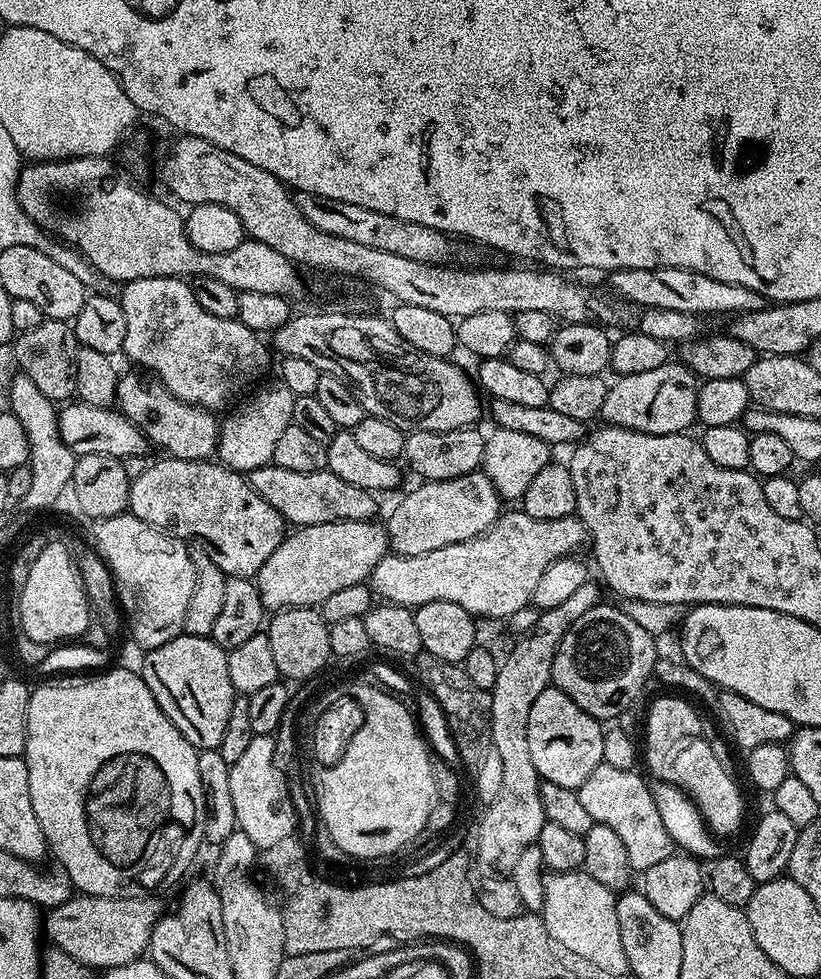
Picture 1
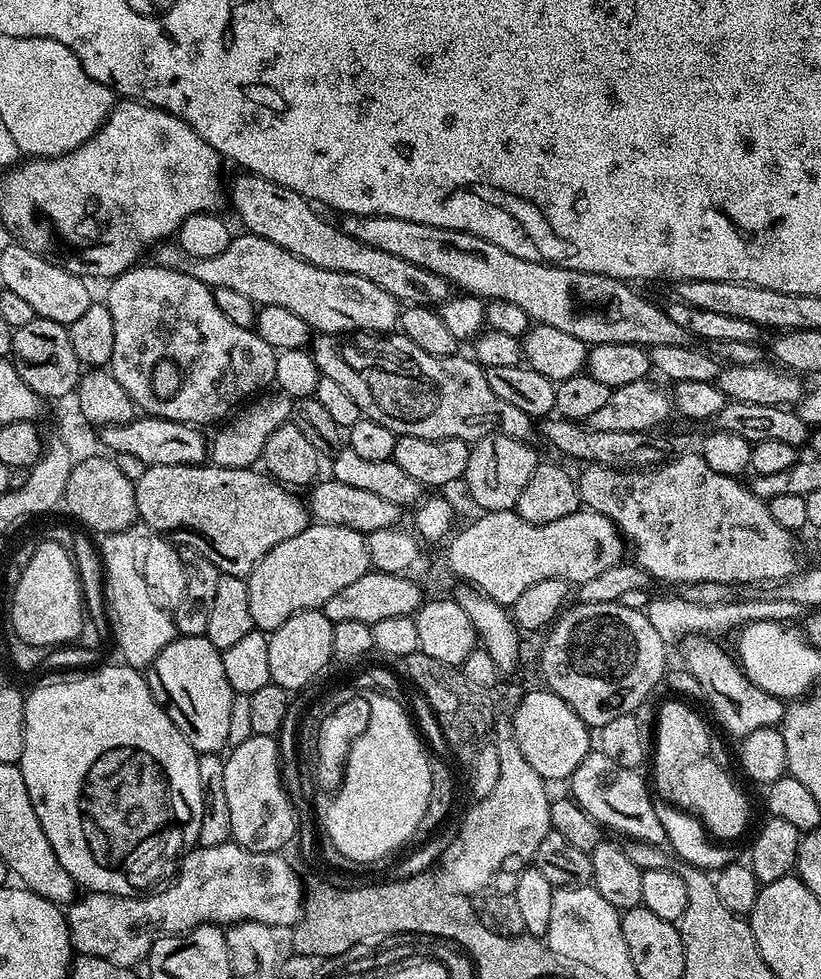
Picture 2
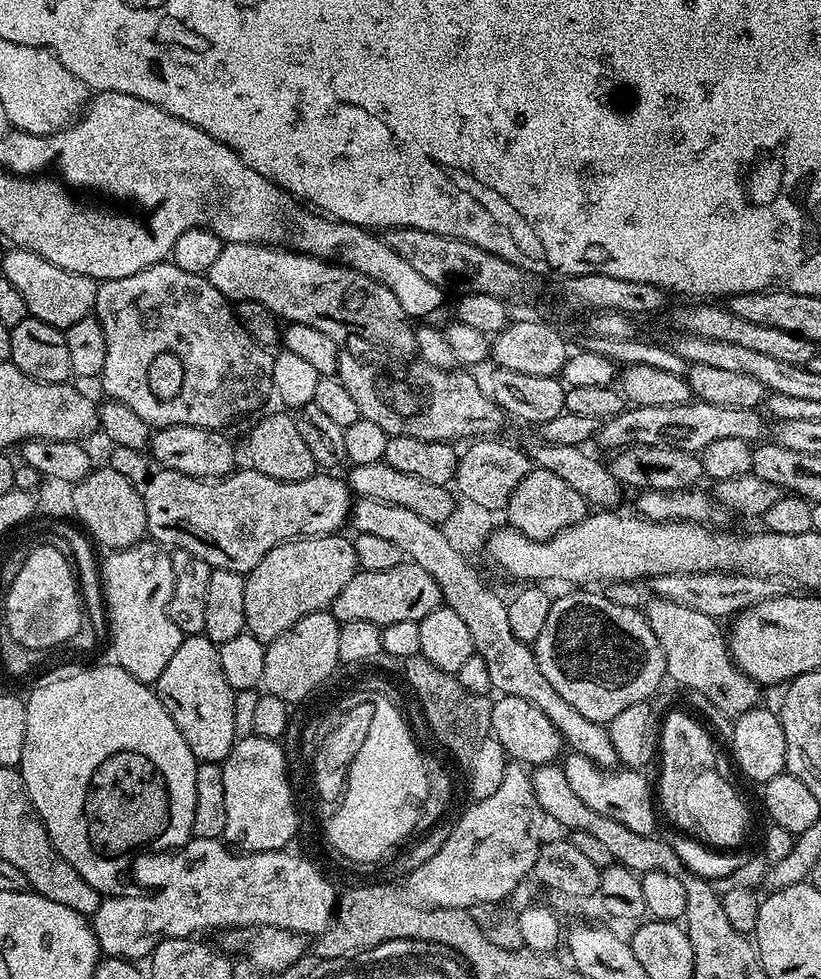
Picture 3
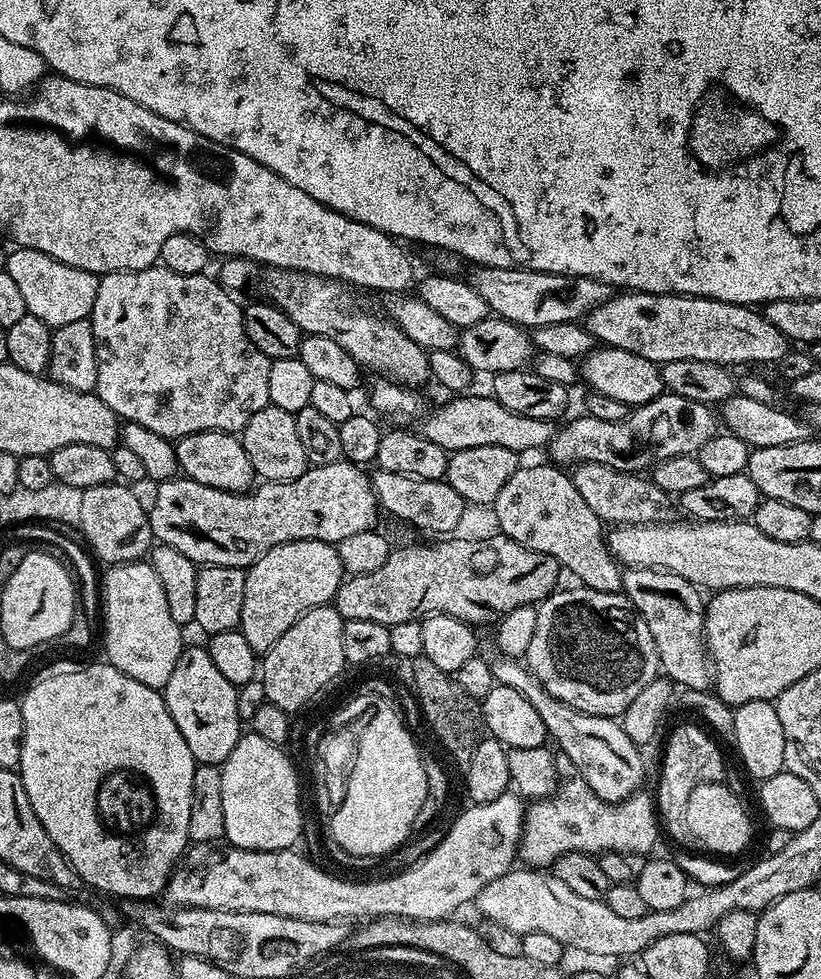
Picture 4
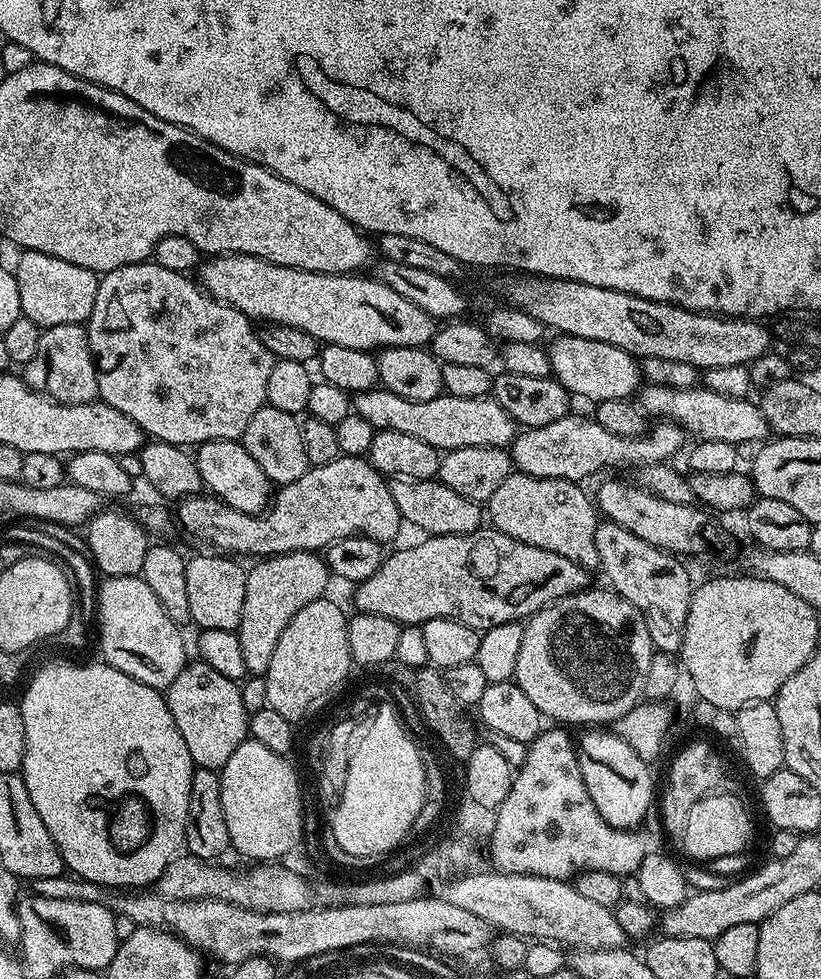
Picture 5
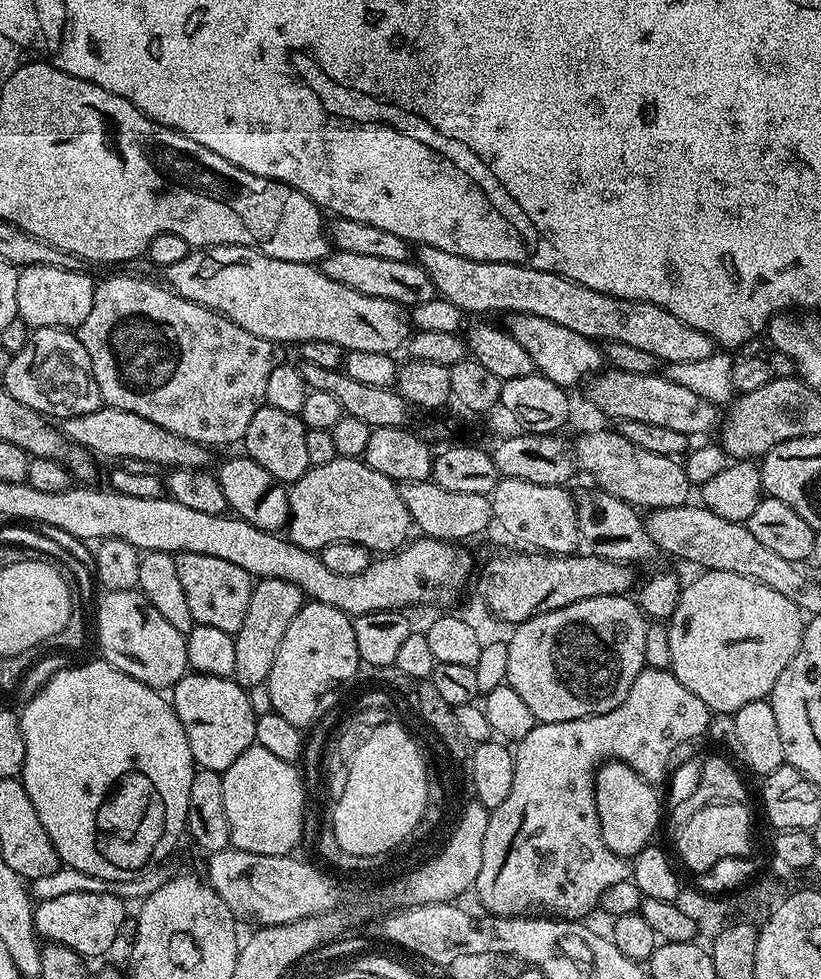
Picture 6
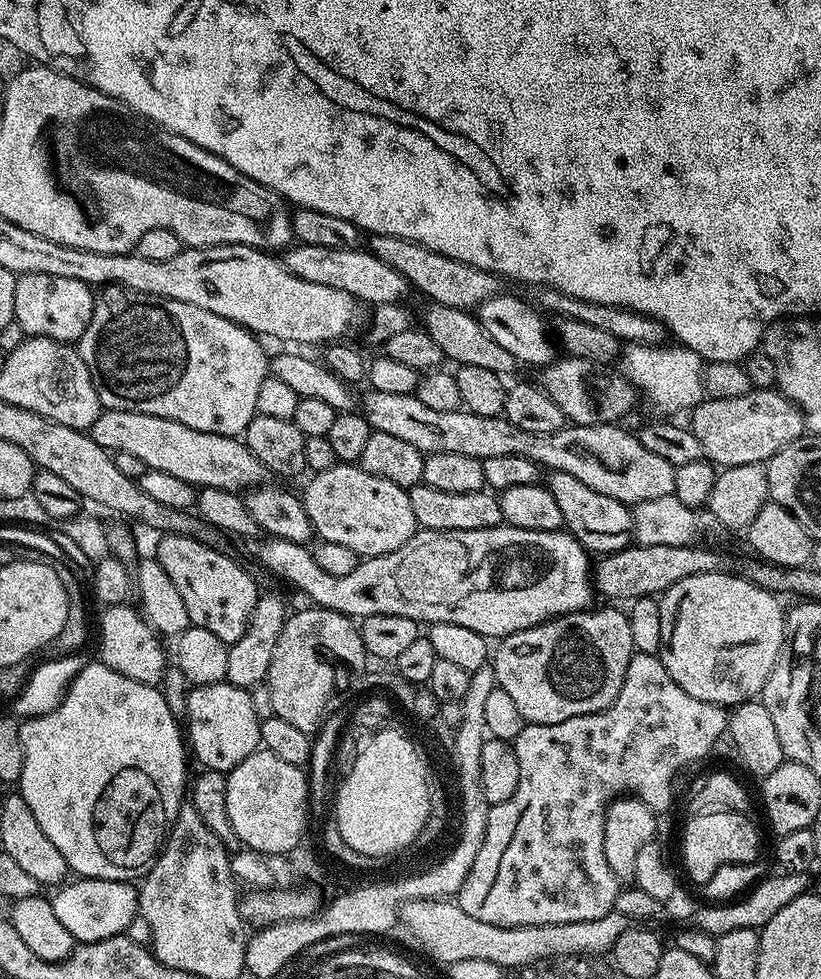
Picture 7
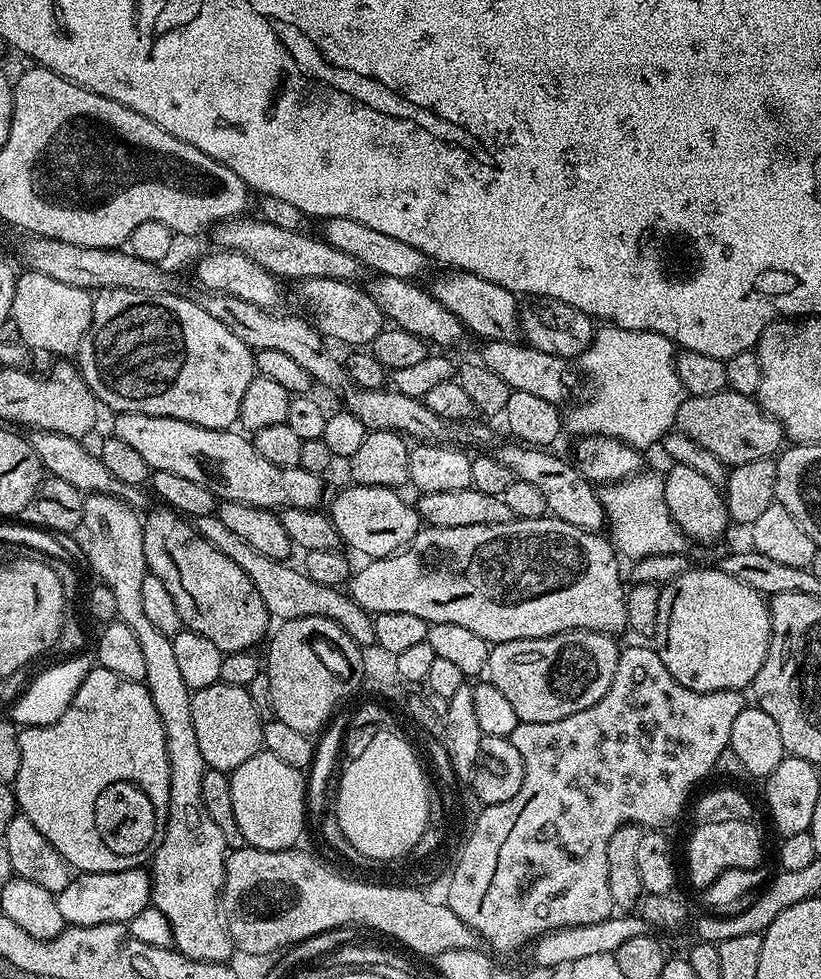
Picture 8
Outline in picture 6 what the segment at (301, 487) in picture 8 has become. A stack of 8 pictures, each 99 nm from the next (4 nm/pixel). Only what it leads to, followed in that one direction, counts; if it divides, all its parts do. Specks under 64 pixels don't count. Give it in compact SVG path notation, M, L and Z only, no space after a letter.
M102 406L94 414L82 414L63 421L62 431L73 444L82 446L93 457L142 458L150 466L161 464L164 470L173 468L208 468L209 449L195 444L178 434L170 434L162 426L142 418L142 414L130 414L130 410L118 410Z

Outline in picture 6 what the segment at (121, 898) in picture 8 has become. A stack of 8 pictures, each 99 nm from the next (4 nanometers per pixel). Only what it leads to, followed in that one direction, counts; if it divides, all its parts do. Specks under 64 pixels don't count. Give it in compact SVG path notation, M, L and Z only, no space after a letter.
M62 894L62 898L39 901L35 905L34 922L37 933L45 941L53 944L65 944L79 956L91 958L91 956L100 956L103 952L110 951L112 943L117 943L120 927L126 918L124 908L126 908L125 901L114 898L114 894Z

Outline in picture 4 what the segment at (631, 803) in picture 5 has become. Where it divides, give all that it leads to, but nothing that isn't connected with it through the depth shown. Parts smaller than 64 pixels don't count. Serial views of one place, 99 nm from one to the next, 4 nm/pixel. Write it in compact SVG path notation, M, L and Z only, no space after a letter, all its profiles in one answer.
M497 655L495 659L491 661L491 666L497 684L518 690L518 694L522 694L526 702L534 706L534 710L542 717L549 737L560 743L559 751L563 759L574 762L578 774L586 778L586 786L594 790L599 800L618 804L639 793L636 791L644 780L644 760L640 757L641 749L627 737L619 719L574 710L574 706L566 706L562 698L554 698L554 694L547 692L536 675L529 670L527 663L511 656Z

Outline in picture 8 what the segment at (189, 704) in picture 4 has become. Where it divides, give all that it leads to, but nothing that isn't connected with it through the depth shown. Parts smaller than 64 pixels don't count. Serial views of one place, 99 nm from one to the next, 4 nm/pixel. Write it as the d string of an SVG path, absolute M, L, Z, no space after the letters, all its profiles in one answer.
M218 683L195 689L192 694L192 717L194 735L202 749L204 763L209 768L230 774L235 768L242 766L246 758L261 751L264 725L260 711L256 709L247 688Z

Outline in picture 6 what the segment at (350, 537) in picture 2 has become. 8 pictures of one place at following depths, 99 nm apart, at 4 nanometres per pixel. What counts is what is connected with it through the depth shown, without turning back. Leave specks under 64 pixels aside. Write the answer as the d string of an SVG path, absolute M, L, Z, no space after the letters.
M257 579L253 583L250 606L246 606L246 618L242 618L242 626L234 633L236 641L232 676L241 688L247 690L268 683L268 675L274 666L274 654L278 654L278 646L282 646L282 634L286 634L286 626L294 622L294 614L298 614L305 602L304 591L285 580Z

